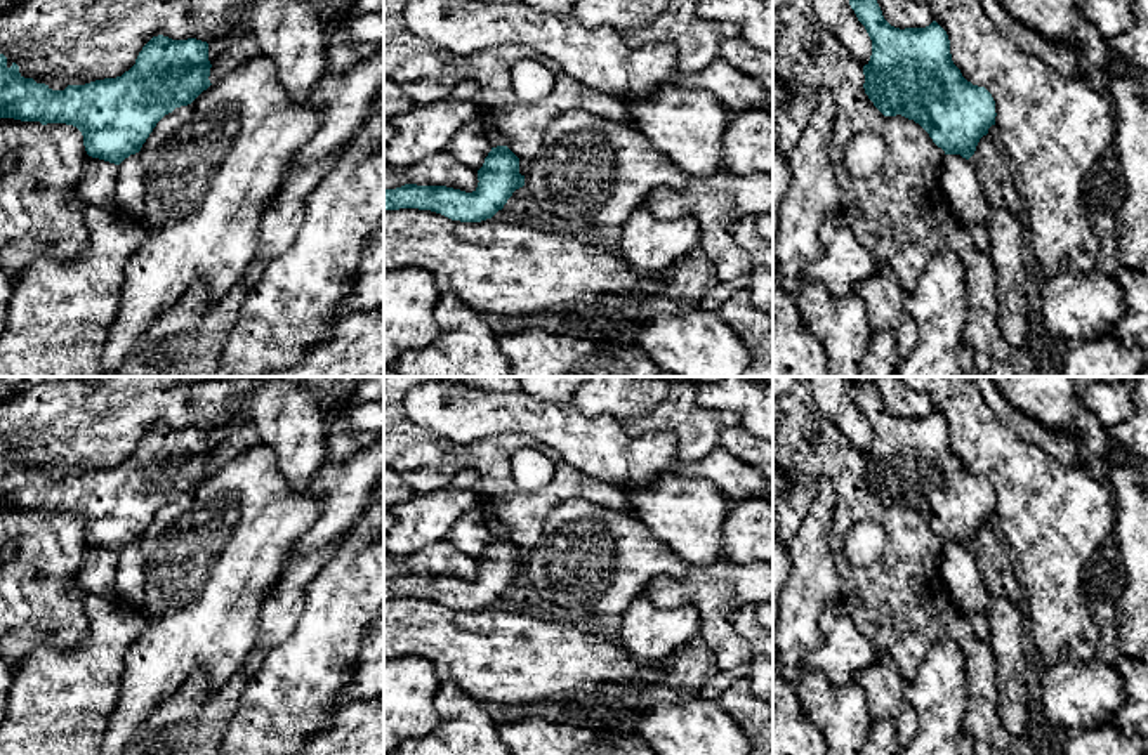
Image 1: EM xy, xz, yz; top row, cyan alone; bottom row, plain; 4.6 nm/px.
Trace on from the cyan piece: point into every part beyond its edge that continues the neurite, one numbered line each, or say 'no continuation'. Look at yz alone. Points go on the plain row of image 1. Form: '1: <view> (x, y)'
no continuation

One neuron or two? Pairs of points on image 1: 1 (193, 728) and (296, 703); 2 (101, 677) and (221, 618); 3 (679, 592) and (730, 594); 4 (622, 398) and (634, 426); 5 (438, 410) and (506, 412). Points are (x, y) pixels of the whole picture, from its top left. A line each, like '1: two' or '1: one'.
1: two
2: two
3: one
4: two
5: one

